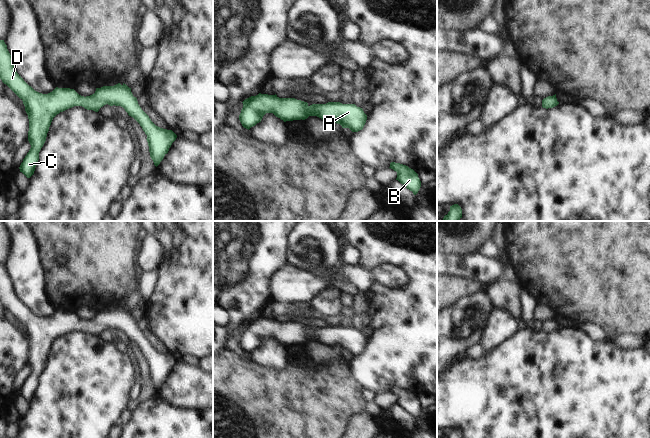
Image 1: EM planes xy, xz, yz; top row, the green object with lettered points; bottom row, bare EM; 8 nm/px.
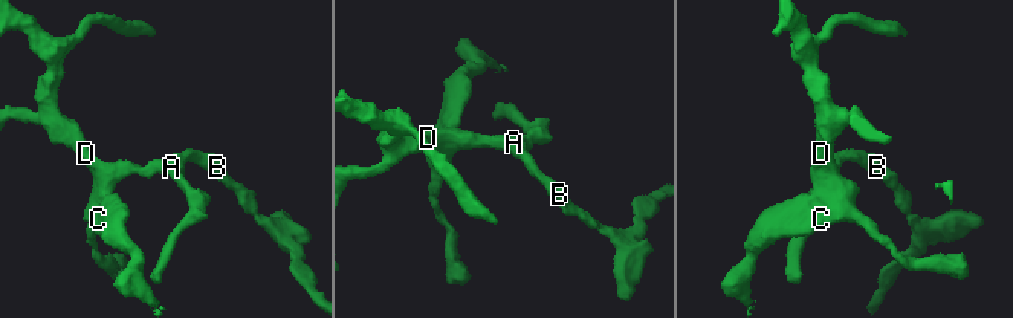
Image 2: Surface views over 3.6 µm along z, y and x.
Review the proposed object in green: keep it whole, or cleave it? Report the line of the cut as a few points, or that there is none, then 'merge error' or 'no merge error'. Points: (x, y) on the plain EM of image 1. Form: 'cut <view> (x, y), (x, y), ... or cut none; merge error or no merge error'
cut none; no merge error

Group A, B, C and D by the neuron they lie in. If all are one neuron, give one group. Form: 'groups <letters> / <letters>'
groups A B C D

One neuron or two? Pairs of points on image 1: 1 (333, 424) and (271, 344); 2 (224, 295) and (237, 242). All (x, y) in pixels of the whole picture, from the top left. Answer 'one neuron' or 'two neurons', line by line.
1: two neurons
2: one neuron

